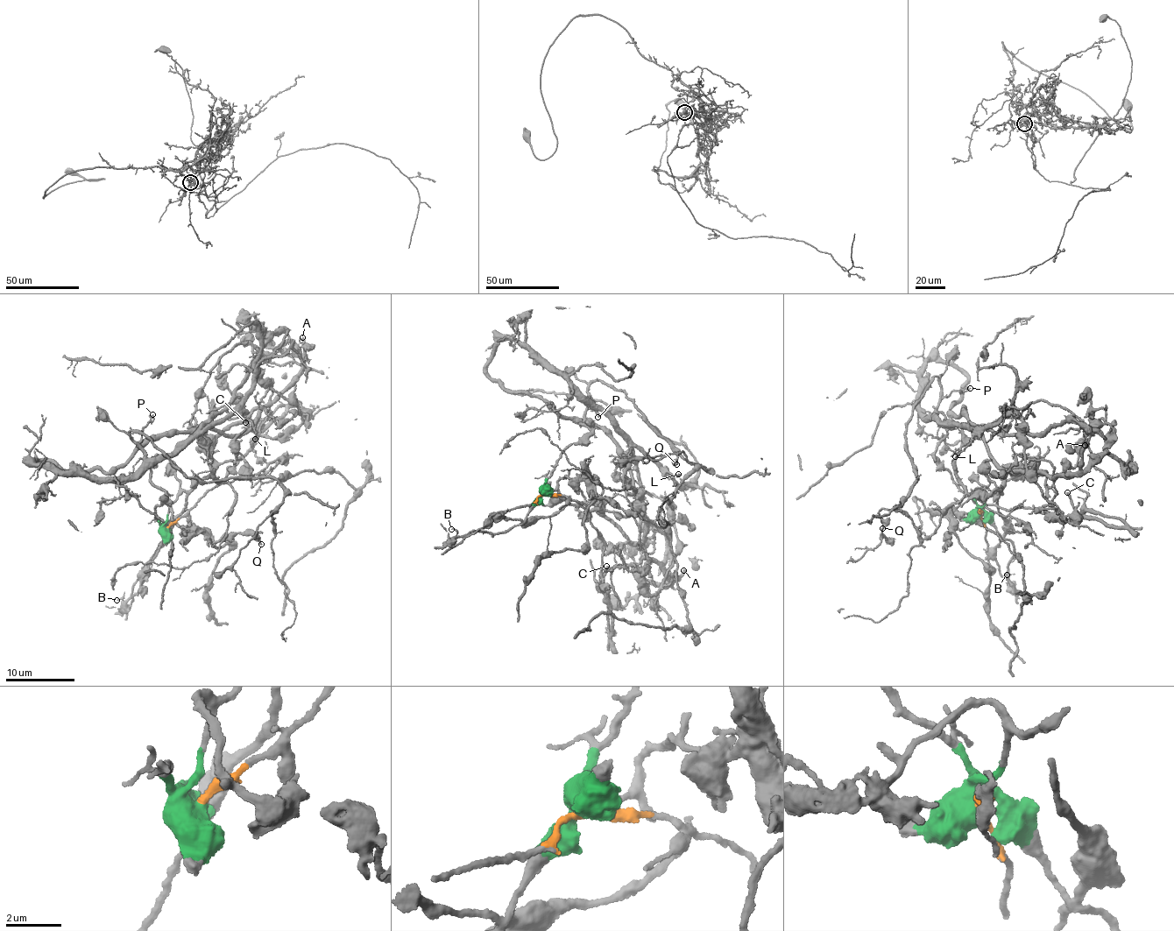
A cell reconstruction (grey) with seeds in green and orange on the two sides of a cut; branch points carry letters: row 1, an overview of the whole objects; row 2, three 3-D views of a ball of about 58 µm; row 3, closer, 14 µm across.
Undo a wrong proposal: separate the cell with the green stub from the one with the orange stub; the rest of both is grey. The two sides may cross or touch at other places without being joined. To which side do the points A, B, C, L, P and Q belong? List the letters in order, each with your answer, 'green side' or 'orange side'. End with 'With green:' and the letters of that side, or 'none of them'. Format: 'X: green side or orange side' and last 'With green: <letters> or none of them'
A: green side
B: green side
C: orange side
L: green side
P: green side
Q: green side
With green: A, B, L, P, Q

